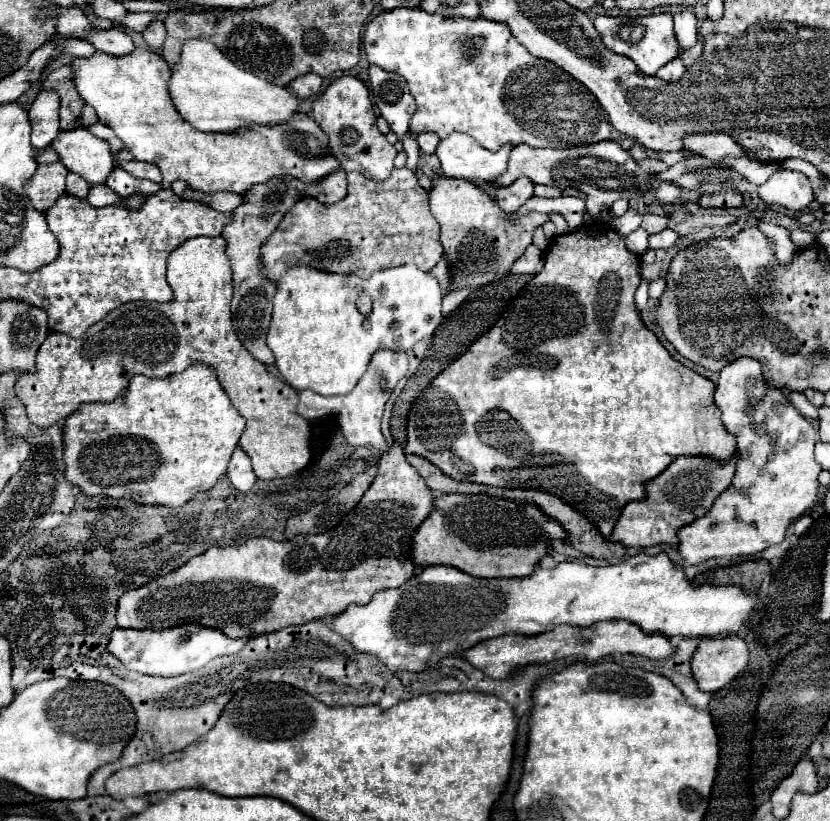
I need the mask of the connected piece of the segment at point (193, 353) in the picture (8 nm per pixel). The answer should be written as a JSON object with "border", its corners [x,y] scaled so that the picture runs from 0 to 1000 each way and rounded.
{"border":[[[239,287],[227,290],[214,302],[202,309],[202,346],[210,356],[210,363],[202,368],[154,368],[125,392],[116,392],[101,412],[82,412],[72,404],[60,404],[53,419],[43,431],[43,453],[24,453],[19,463],[19,480],[29,490],[34,499],[34,509],[48,519],[58,521],[94,499],[99,490],[135,490],[142,480],[149,477],[154,463],[161,456],[173,458],[205,458],[219,453],[229,443],[248,441],[260,448],[263,465],[272,475],[275,485],[280,487],[282,497],[289,507],[296,509],[296,521],[289,533],[289,546],[301,555],[306,577],[316,585],[333,585],[345,582],[349,577],[361,575],[371,568],[376,551],[373,551],[373,514],[357,504],[359,477],[352,475],[345,465],[335,458],[325,456],[323,448],[311,441],[287,414],[280,400],[280,382],[277,382],[277,365],[280,365],[280,326],[272,309],[272,295],[267,287]]]}

